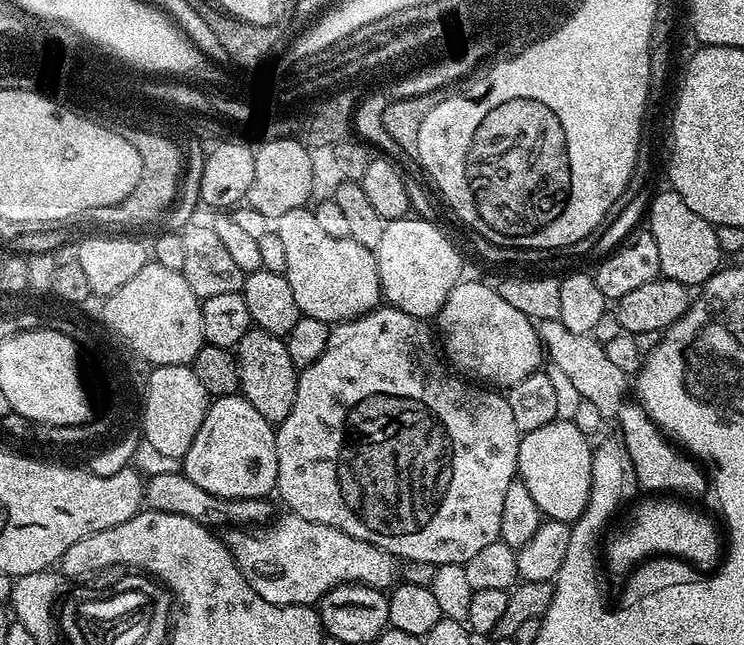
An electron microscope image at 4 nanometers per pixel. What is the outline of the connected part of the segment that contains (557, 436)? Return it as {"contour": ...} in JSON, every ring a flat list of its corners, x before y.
{"contour":[[555,419,538,430,523,433,518,446,518,479,538,502,538,510,549,520,572,524,586,510,592,489,593,445,571,420]]}

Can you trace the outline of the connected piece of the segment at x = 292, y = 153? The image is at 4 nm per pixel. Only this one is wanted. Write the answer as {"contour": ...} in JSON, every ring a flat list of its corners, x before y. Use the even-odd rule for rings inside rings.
{"contour":[[278,139,263,141,261,148,255,149,254,182,246,197,247,207,266,214,269,222,275,222,289,210,305,207,312,192,312,156,304,145,293,140]]}

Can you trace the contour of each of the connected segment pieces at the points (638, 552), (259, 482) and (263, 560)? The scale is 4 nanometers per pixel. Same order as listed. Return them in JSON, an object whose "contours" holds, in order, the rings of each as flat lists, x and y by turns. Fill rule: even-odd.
{"contours":[[[644,498,624,524,624,529,613,538,602,552,602,564,614,579,627,581,637,567,653,558,675,558,691,564,708,574,722,564,722,532,704,512,691,508,691,503,680,498]],[[239,394,215,397,208,405,206,418,202,418,202,426,198,426,198,434,194,434,194,442,190,442,190,450,186,450,182,471,190,482,215,496,259,500,271,497,278,478,273,425]],[[291,514,283,515,277,515,271,522,258,528,249,530,232,526,226,532,226,543,234,562,238,562,238,570,242,570,246,582,250,582,250,586,254,586,254,590,262,594,266,602,274,602,278,606,291,604,316,606,325,594,339,584,365,584,371,588,388,590,397,583,397,557,385,548,379,548,370,542,362,542,362,538,354,538,322,522,310,522,306,518]]]}

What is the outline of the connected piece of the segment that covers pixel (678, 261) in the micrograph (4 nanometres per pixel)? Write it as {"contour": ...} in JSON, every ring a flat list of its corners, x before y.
{"contour":[[660,192,648,204,646,230,654,234,658,245,660,276,665,280,682,282,689,286,702,286,722,267,722,253,718,246,717,225,706,222,702,214,694,214,677,192]]}

